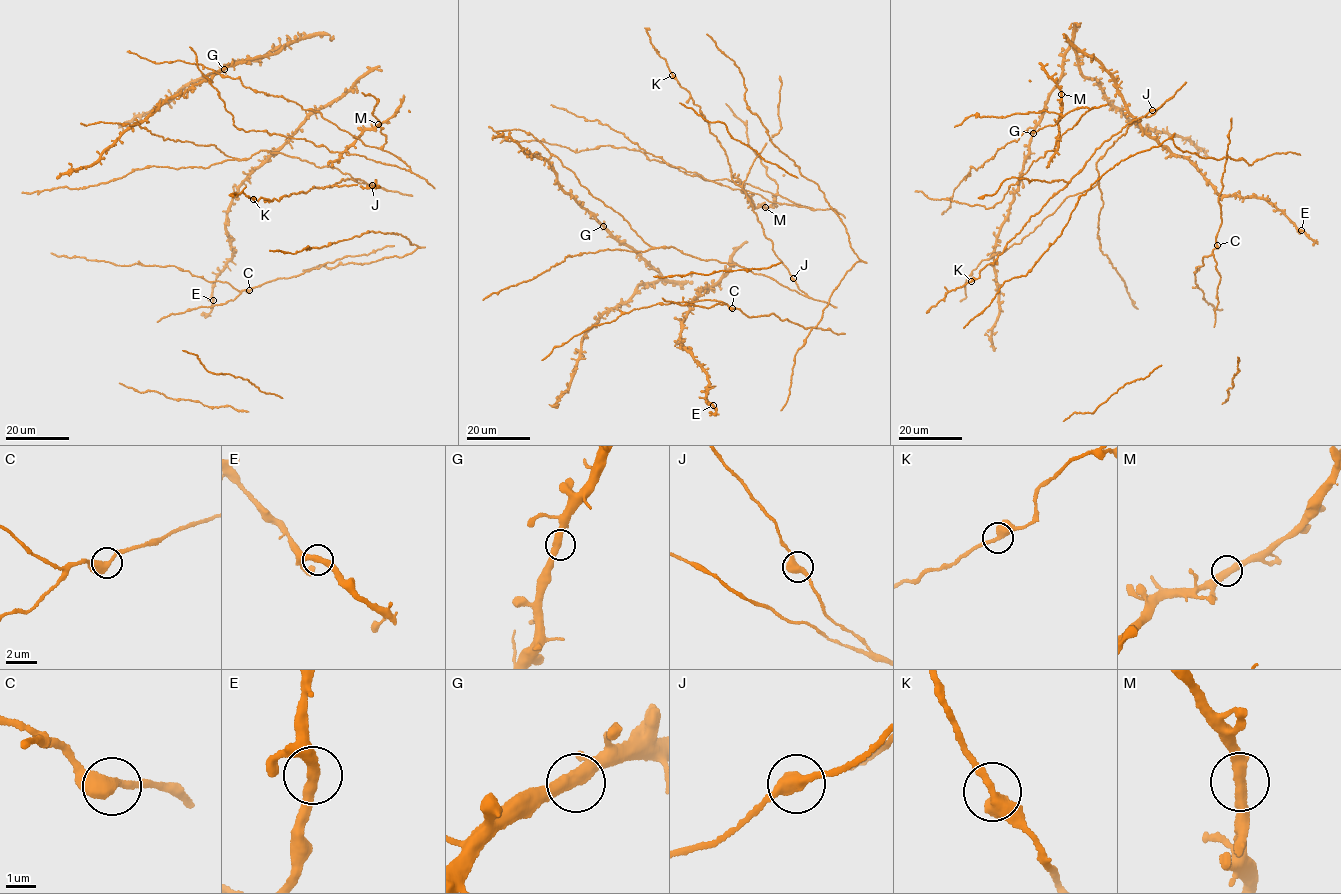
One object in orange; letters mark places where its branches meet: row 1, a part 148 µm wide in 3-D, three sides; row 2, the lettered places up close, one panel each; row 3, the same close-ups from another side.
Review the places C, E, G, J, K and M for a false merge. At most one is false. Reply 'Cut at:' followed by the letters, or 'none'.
Cut at: none

